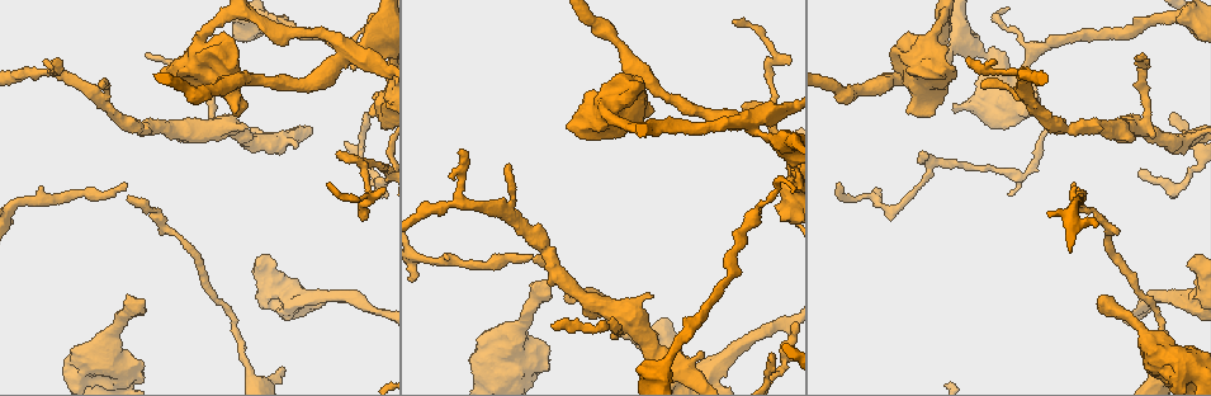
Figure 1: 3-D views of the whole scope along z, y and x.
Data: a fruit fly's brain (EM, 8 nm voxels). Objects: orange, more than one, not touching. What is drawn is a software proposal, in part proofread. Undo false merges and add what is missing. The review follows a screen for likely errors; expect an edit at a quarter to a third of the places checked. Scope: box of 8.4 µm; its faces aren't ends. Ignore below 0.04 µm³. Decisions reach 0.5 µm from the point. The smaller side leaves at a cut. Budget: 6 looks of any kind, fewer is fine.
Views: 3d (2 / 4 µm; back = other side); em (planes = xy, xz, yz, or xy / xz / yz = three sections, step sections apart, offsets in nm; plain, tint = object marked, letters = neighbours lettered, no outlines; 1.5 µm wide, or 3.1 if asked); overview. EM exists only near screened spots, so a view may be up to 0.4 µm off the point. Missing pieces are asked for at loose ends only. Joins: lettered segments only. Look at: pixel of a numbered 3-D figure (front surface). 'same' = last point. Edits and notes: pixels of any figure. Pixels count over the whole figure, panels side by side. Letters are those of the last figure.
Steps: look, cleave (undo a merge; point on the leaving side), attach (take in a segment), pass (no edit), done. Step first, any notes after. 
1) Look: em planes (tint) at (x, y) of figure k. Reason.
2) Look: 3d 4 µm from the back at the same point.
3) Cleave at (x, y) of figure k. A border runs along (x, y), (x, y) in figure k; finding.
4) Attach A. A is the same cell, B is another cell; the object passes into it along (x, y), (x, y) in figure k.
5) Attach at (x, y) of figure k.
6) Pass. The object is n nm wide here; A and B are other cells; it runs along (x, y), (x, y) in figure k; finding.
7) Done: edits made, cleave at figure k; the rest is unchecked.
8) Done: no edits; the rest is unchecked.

Look: em planes (tint) at (353, 69) of figure 1. Branch stops here.

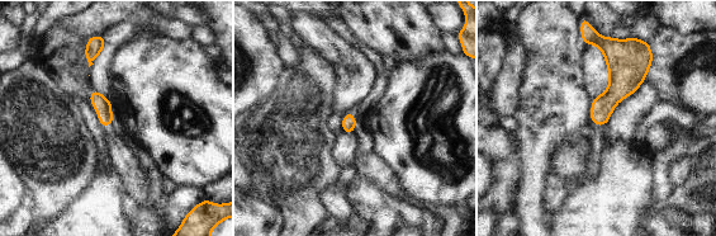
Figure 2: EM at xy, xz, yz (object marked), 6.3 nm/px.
Look: em planes (letters) at the same point.

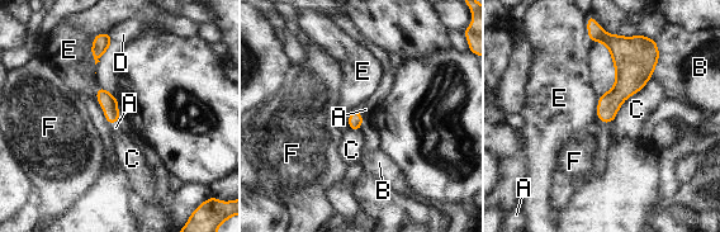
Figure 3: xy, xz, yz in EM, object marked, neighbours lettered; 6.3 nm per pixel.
Attach A. The longest contact is with C, 380 nm; A is the same cell, B, C, D, E and F are other cells; it goes on there.

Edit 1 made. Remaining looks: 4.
Look: overview. Redraw.

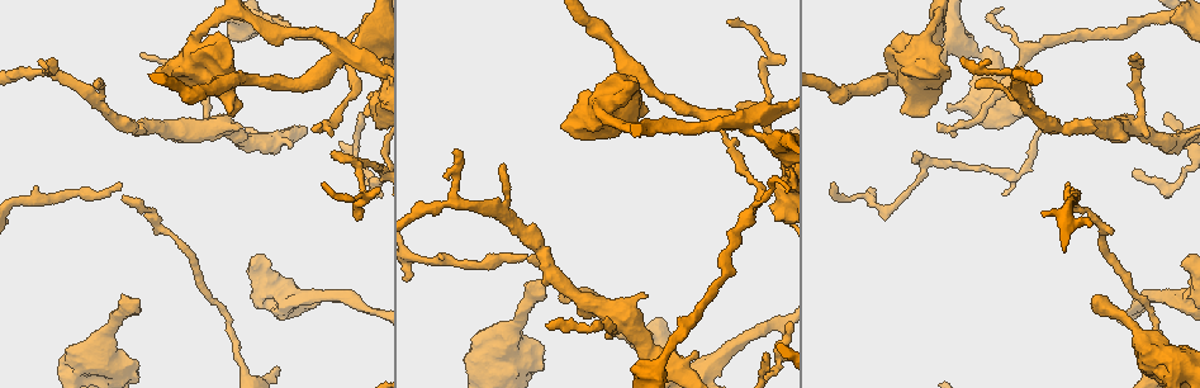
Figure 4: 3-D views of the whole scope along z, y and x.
Look: em planes (letters) at (541, 370) of figure 4. An open end.

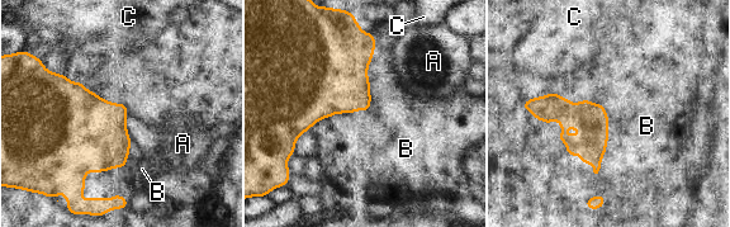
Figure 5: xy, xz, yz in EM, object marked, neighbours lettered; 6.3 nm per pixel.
Pass. A, B and C are other cells; no lettered segment goes on from it.

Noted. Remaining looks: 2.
Done: edits made, attach at figure 3; the rest is unchecked.

